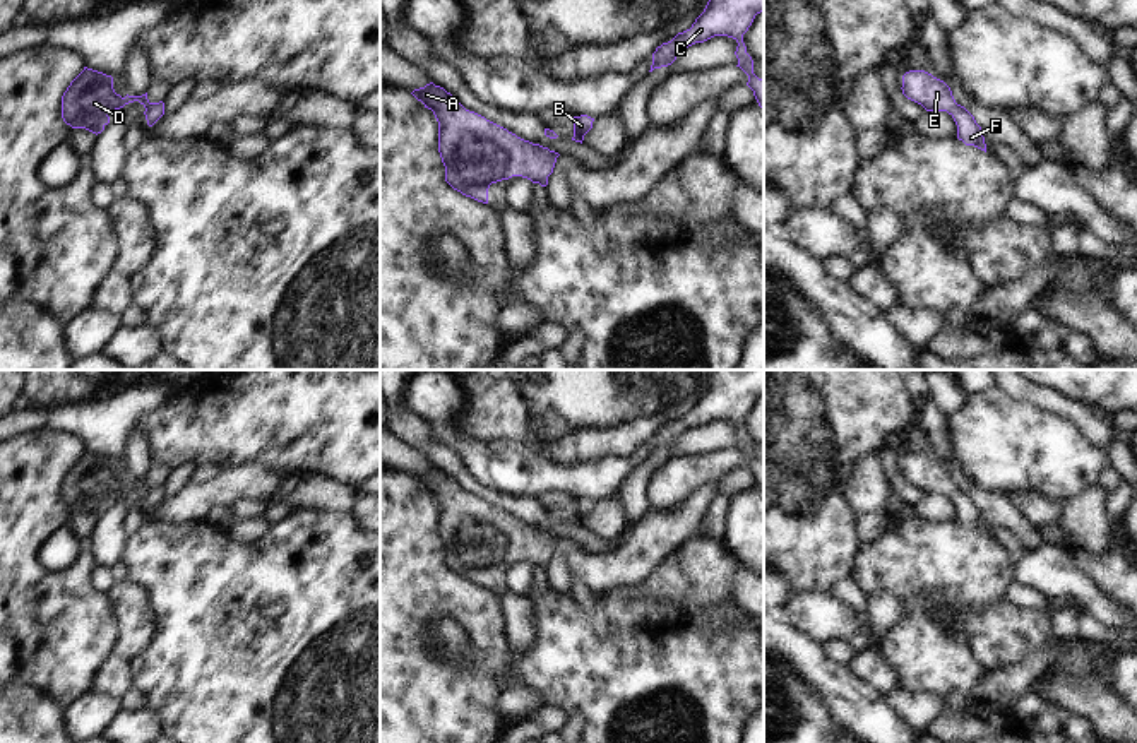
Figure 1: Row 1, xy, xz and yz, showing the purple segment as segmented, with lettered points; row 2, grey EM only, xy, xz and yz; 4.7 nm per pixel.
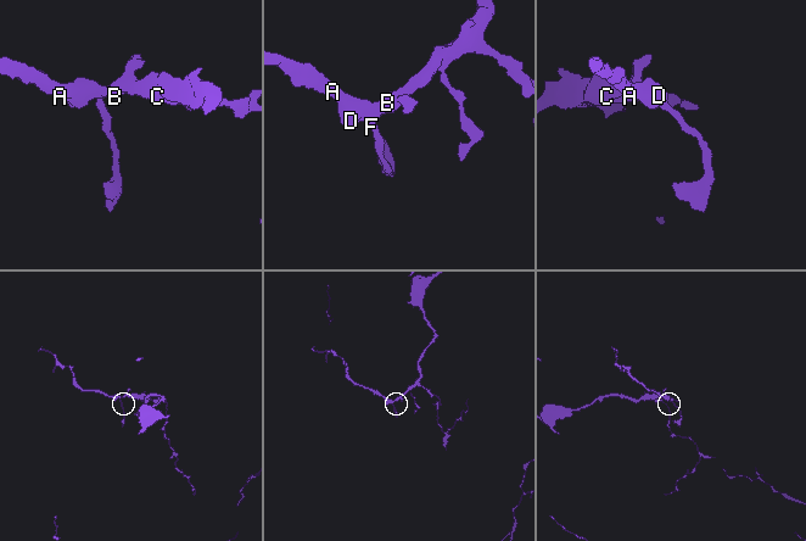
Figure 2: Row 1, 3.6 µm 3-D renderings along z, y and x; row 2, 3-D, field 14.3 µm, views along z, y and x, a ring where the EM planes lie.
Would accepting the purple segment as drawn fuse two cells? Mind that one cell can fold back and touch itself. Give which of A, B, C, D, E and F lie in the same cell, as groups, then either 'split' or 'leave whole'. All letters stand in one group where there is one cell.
A B C D E F | leave whole

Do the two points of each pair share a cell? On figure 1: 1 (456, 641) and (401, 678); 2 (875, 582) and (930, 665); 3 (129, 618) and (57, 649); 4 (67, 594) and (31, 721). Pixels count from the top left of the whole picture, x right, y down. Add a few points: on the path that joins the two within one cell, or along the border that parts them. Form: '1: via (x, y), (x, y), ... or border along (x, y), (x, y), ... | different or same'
1: border along (444, 617), (454, 618), (468, 637), (466, 666) | different
2: via (901, 589), (920, 608), (920, 639) | same
3: border along (110, 594), (115, 644), (101, 661) | different
4: border along (17, 683), (47, 692), (64, 709) | different

